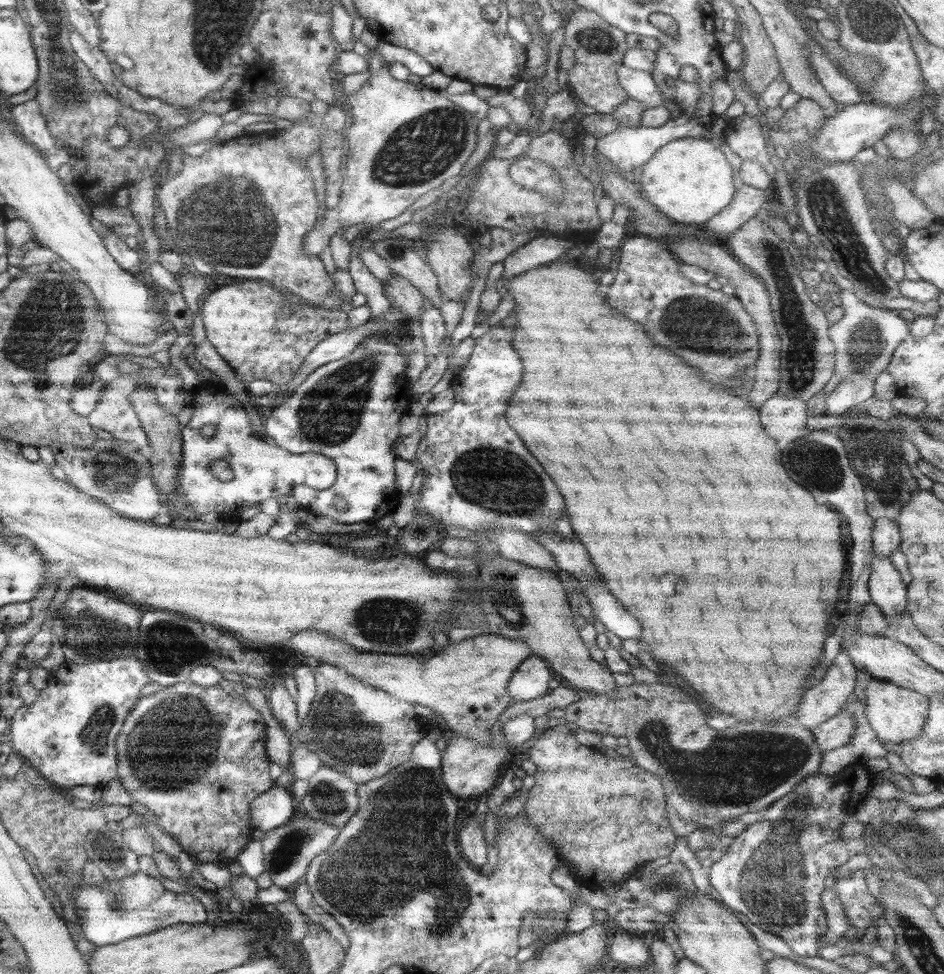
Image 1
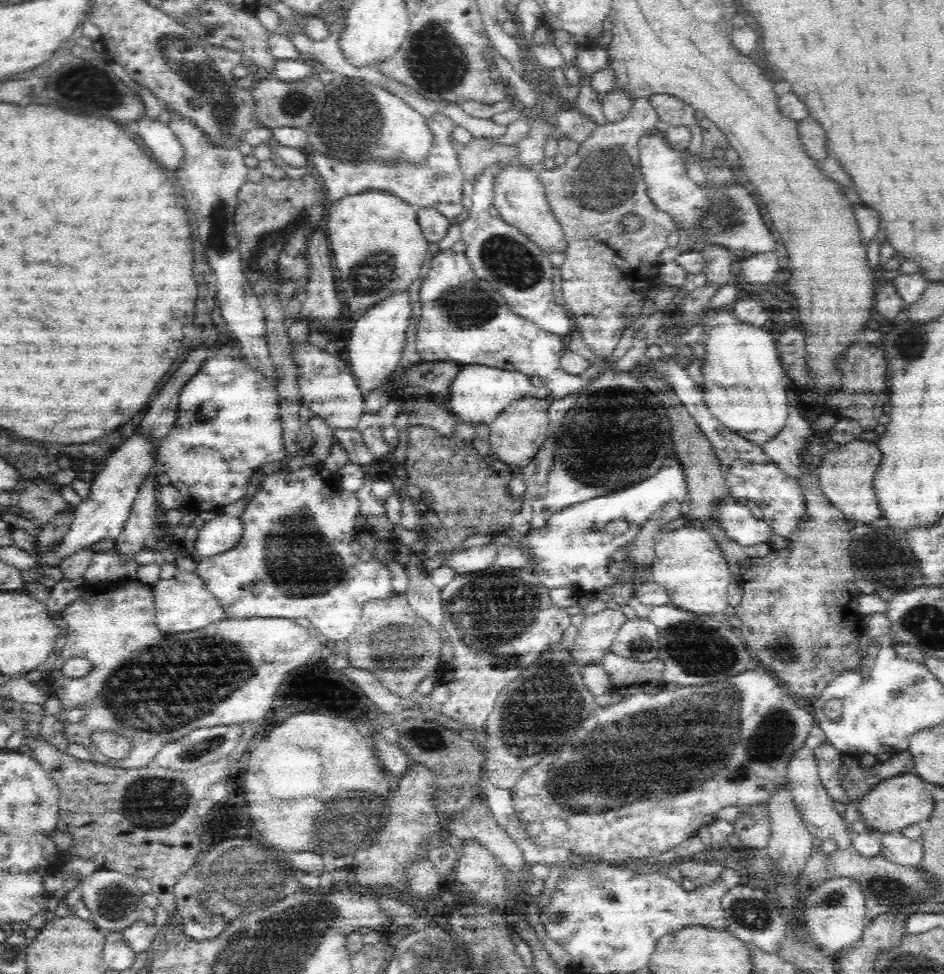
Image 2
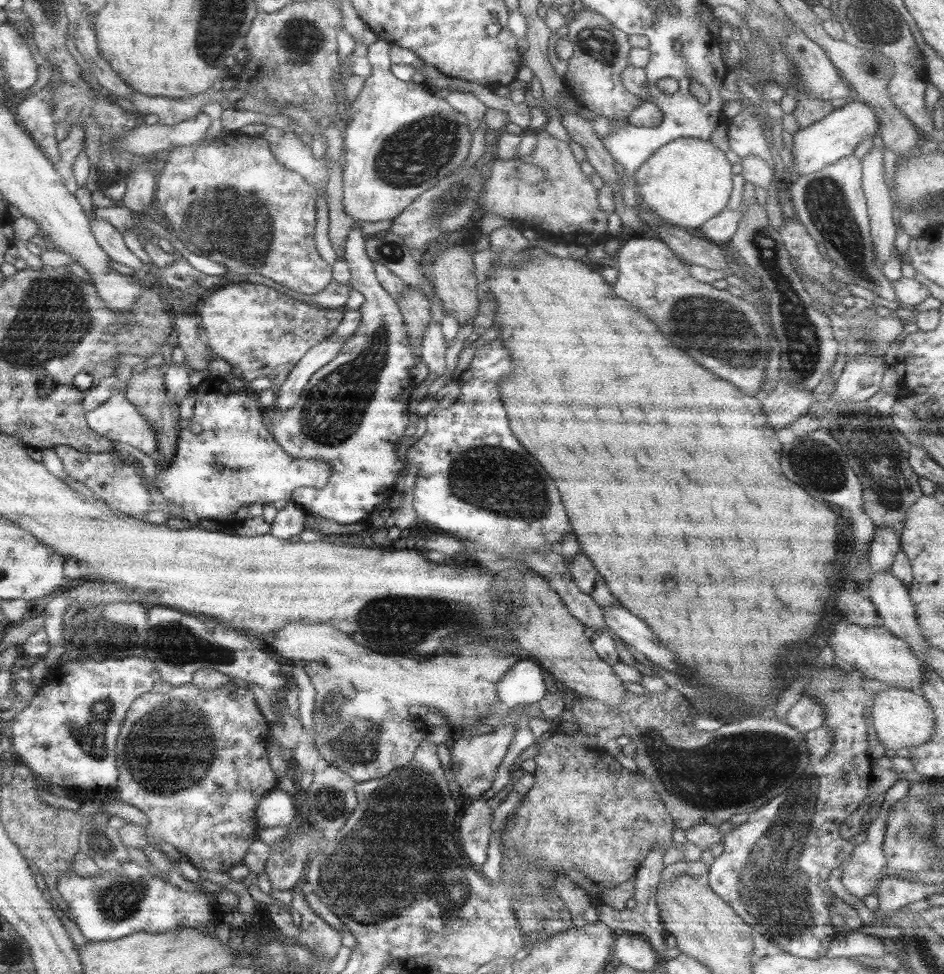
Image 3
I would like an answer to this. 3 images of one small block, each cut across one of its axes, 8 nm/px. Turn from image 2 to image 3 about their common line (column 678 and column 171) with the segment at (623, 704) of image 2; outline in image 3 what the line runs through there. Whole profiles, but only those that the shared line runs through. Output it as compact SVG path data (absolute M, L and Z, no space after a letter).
M233 681L223 683L215 690L199 690L190 682L179 686L171 687L163 694L151 692L140 694L139 698L135 698L131 702L131 706L127 709L127 714L122 720L119 734L117 735L114 760L117 766L116 788L114 793L119 796L120 802L127 804L137 811L141 812L147 818L144 833L148 844L158 847L161 843L171 844L181 856L185 856L187 860L198 870L205 872L227 872L231 866L241 864L243 855L247 852L247 847L256 838L259 830L255 821L255 808L259 799L272 789L276 788L277 780L268 764L266 747L269 741L268 721L263 718L259 712L256 702L253 699L251 691L247 688L241 688Z

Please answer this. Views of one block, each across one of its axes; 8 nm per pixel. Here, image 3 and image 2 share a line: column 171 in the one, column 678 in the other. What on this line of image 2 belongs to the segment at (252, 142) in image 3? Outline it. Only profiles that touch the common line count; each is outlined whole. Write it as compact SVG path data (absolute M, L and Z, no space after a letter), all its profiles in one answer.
M660 133L644 135L638 142L638 150L641 173L655 209L665 212L675 230L686 236L697 250L708 244L717 244L725 250L747 256L776 252L776 241L762 219L760 205L744 180L734 176L732 181L719 187L708 180L698 184L688 176L683 151L672 146Z

